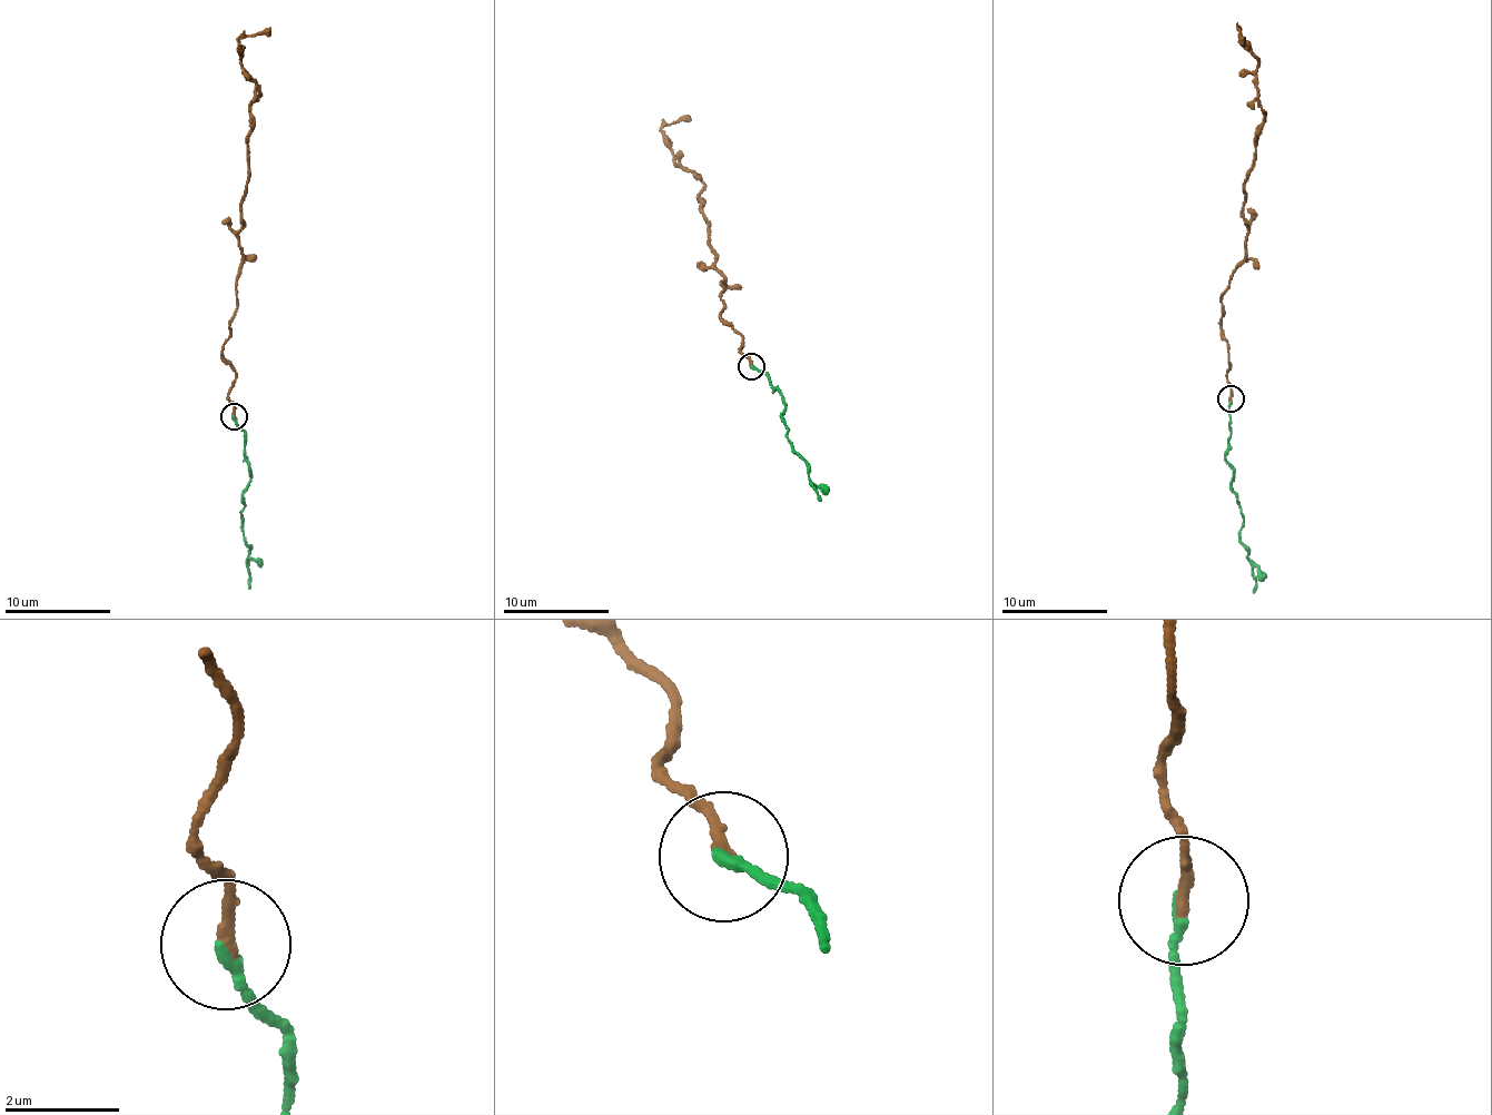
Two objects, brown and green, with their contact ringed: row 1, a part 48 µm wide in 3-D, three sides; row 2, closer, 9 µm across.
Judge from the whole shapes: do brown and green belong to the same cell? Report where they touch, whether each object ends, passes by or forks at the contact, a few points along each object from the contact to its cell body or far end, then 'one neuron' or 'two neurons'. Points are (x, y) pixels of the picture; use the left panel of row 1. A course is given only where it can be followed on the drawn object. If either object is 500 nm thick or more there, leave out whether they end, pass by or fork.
at (234, 416); brown ends there; green ends there; brown runs (233, 416), (236, 371), (221, 345), (243, 262), (249, 102), (262, 95), (239, 41), (270, 28); green runs (233, 416), (244, 433), (250, 477), (241, 509), (249, 588); one neuron

